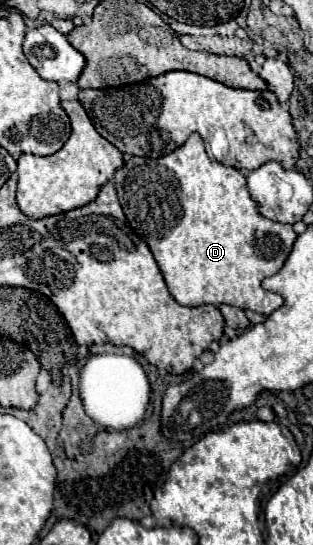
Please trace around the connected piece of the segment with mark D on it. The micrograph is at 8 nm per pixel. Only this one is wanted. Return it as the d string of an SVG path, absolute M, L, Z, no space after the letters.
M192 133L188 141L170 155L158 159L128 157L116 173L114 185L128 223L150 247L172 297L180 305L196 307L210 303L218 307L226 303L238 309L252 309L262 315L270 315L284 305L280 295L264 291L260 283L264 277L278 273L288 259L296 241L292 225L262 217L248 193L246 177L238 169L210 159L198 133Z

